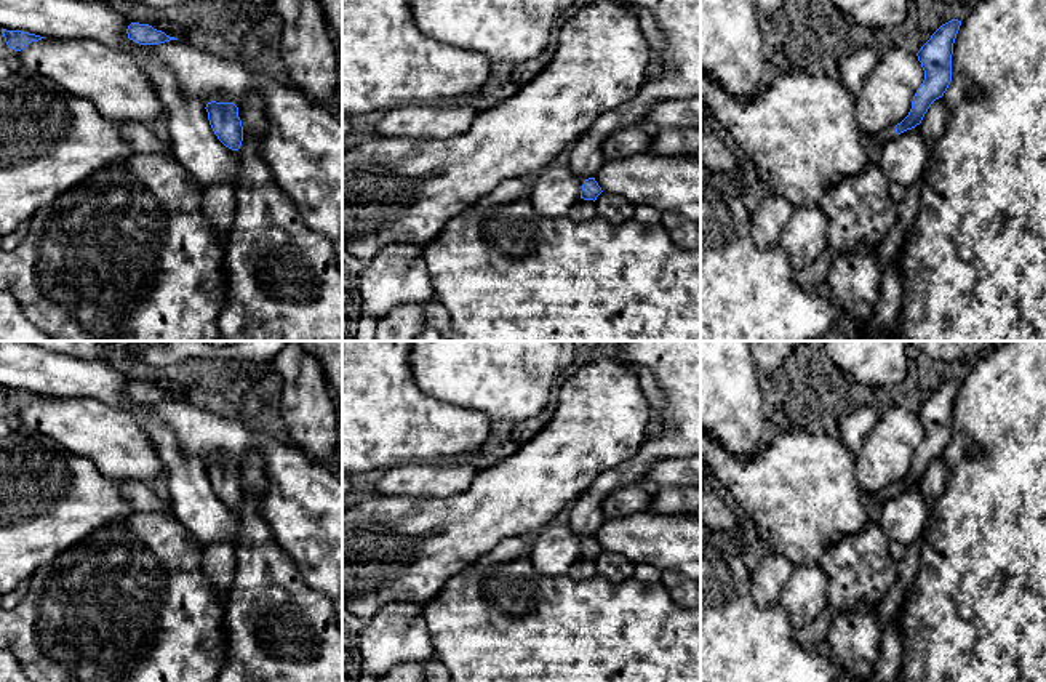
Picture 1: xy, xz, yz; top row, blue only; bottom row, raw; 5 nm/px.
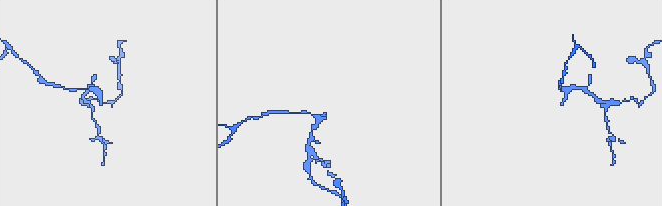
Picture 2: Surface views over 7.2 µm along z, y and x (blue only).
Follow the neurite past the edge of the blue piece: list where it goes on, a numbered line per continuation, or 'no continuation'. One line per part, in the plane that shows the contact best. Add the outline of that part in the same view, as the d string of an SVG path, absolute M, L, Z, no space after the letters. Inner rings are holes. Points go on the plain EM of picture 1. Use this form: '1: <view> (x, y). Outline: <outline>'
1: xz (675, 365). Outline: M614 341L614 355L632 371L648 367L656 384L664 391L664 434L645 442L629 461L600 474L585 493L571 506L569 527L582 540L595 536L603 519L601 504L622 487L640 483L661 459L701 456L701 341Z

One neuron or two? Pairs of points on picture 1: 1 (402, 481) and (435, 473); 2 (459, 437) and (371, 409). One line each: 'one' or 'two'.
1: one
2: one

